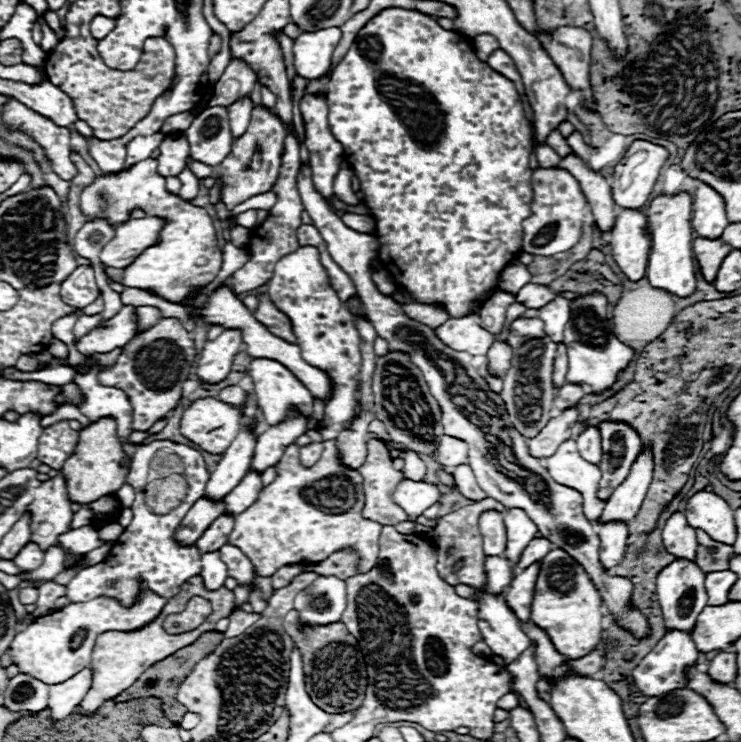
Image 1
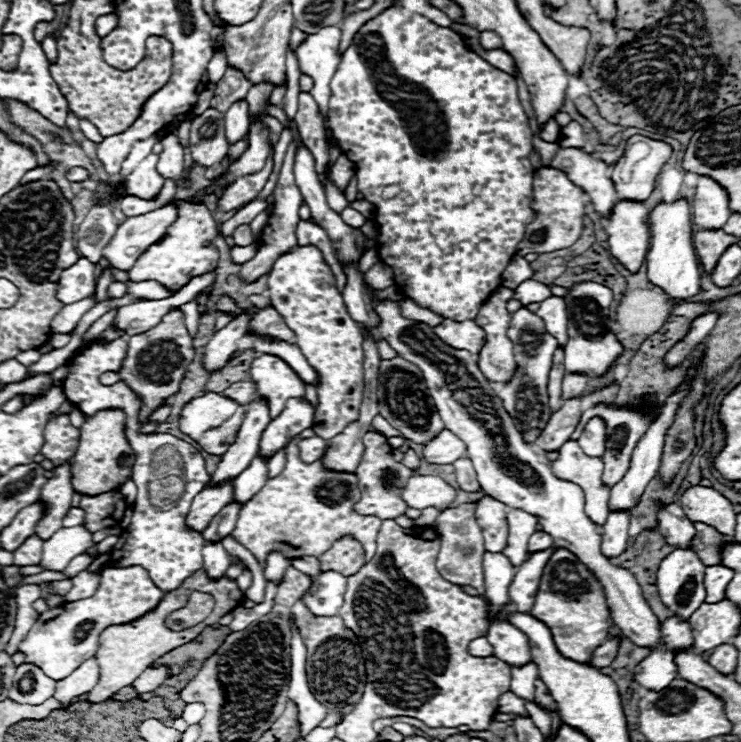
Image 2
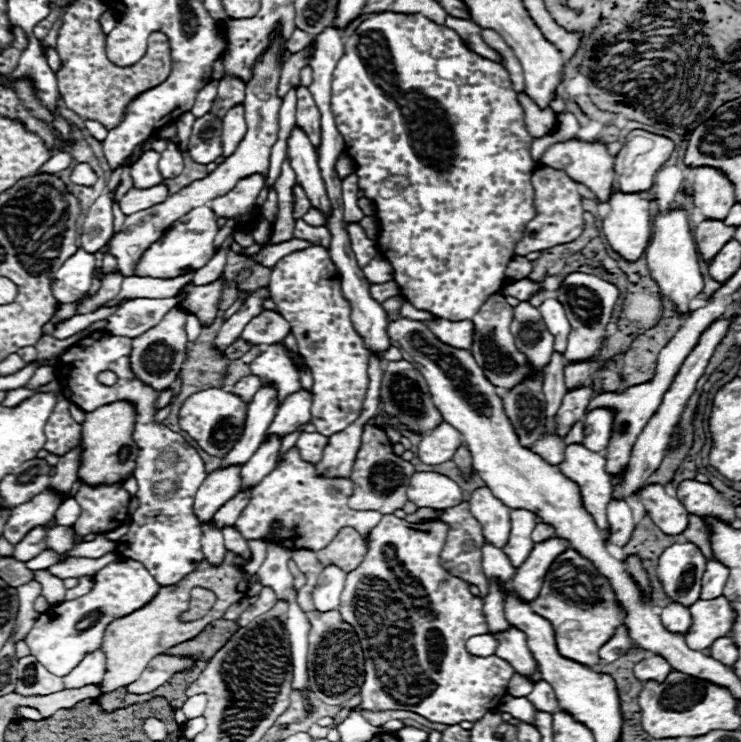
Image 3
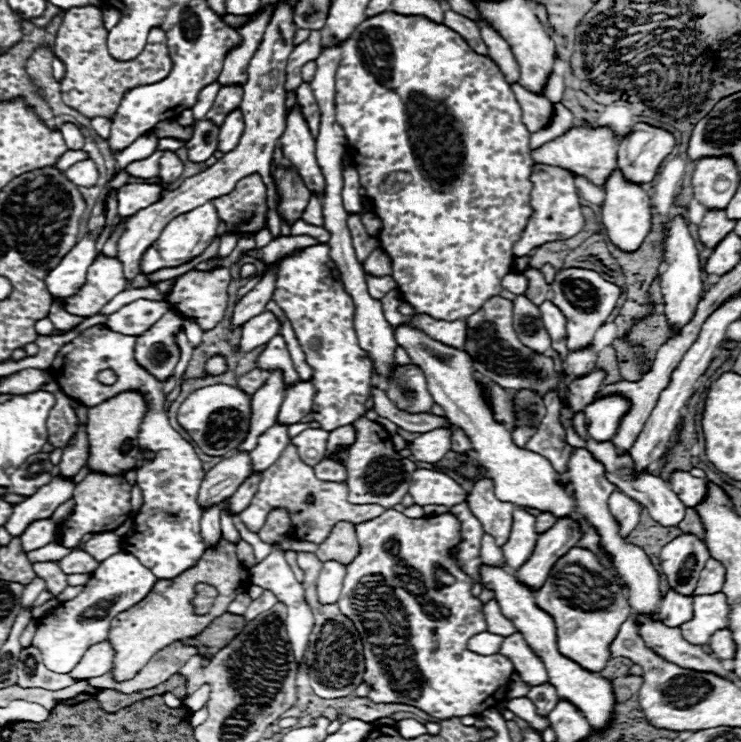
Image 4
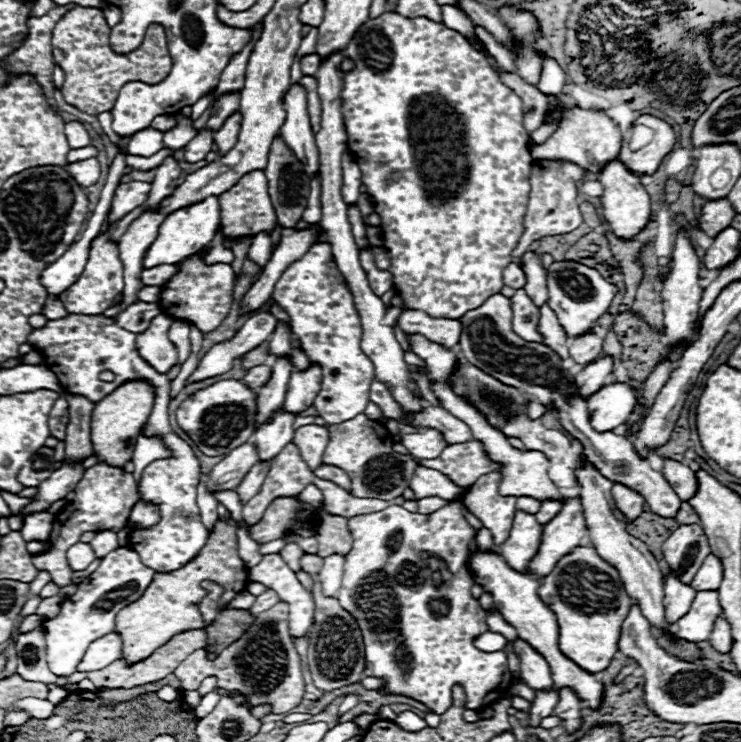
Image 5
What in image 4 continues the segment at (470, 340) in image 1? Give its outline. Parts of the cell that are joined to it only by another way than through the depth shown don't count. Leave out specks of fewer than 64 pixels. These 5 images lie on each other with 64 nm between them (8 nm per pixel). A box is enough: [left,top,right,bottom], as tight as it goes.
[404,314,466,348]

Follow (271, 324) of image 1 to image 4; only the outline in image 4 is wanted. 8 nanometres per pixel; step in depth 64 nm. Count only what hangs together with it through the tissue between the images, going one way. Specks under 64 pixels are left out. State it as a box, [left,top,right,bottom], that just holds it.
[238,312,280,352]

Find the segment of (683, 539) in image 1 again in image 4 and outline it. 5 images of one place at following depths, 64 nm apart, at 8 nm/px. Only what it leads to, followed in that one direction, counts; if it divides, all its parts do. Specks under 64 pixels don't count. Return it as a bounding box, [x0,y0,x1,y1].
[568,412,686,526]

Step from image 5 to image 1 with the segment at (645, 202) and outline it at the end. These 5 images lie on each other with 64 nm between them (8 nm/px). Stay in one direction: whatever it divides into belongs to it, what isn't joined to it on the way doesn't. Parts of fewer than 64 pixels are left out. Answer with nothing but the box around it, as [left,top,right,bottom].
[612,210,650,280]

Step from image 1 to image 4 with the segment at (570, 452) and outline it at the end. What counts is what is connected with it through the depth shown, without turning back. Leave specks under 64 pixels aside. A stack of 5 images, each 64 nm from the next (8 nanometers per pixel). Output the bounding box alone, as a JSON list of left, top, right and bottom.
[568,448,662,616]

